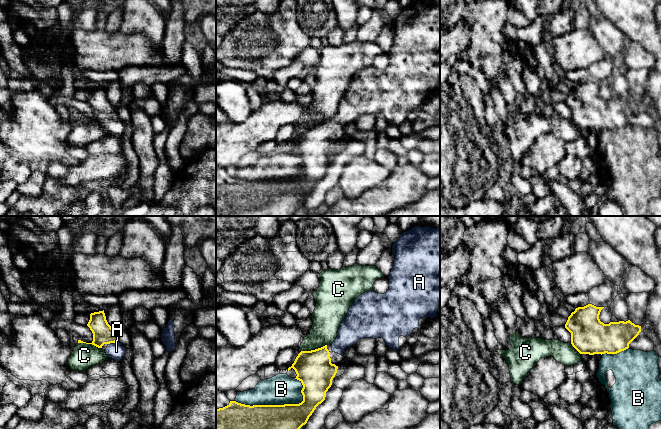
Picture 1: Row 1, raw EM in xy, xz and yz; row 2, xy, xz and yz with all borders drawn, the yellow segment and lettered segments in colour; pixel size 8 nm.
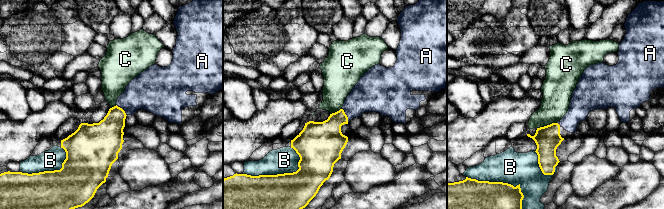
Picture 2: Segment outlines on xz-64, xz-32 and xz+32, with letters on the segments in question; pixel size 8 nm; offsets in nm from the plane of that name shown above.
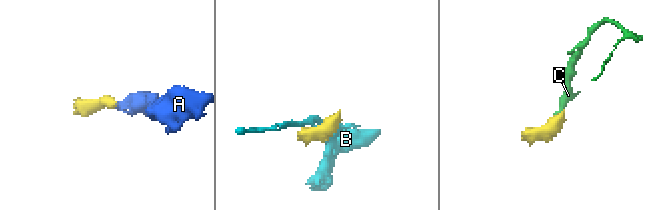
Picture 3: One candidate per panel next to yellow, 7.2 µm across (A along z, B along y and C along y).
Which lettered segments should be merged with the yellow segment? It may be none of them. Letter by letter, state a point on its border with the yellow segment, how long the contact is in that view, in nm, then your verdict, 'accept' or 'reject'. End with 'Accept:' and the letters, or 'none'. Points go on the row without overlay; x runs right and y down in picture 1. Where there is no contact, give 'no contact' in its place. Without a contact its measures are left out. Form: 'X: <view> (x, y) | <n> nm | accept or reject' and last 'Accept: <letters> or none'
A: xy (112, 118) | 90 nm | accept
B: xz (276, 181) | 550 nm | reject
C: xz (313, 126) | 220 nm | reject
Accept: A

